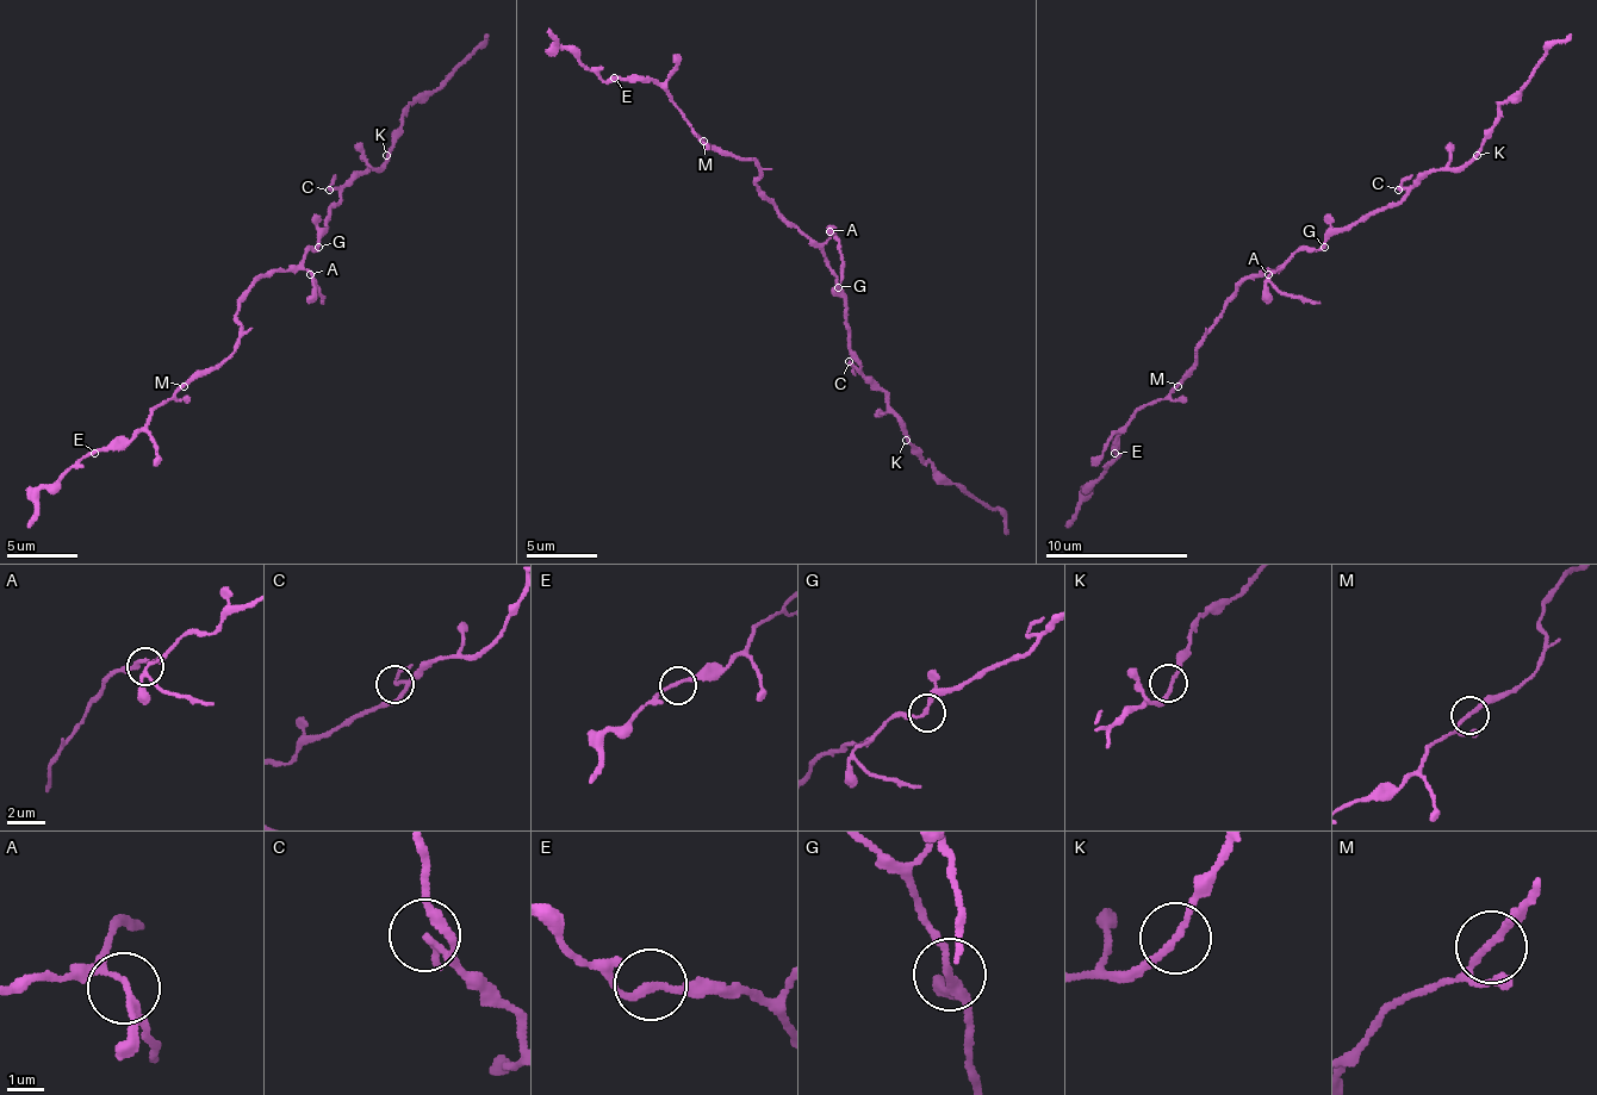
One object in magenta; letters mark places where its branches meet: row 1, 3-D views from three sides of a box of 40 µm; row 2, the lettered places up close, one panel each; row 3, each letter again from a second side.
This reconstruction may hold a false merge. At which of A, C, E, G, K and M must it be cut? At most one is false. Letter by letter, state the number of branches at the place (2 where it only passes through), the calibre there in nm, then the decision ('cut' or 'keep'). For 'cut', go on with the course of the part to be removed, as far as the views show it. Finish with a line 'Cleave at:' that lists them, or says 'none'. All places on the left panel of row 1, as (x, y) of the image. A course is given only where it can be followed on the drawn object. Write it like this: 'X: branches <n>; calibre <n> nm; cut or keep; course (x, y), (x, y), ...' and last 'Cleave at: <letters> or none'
A: branches 3; calibre 130 nm; cut; course (311, 275), (322, 293), (322, 304)
C: branches 3; calibre 120 nm; keep
E: branches 2; calibre 180 nm; keep
G: branches 2; calibre 190 nm; keep
K: branches 2; calibre 180 nm; keep
M: branches 2; calibre 190 nm; keep
Cleave at: A

